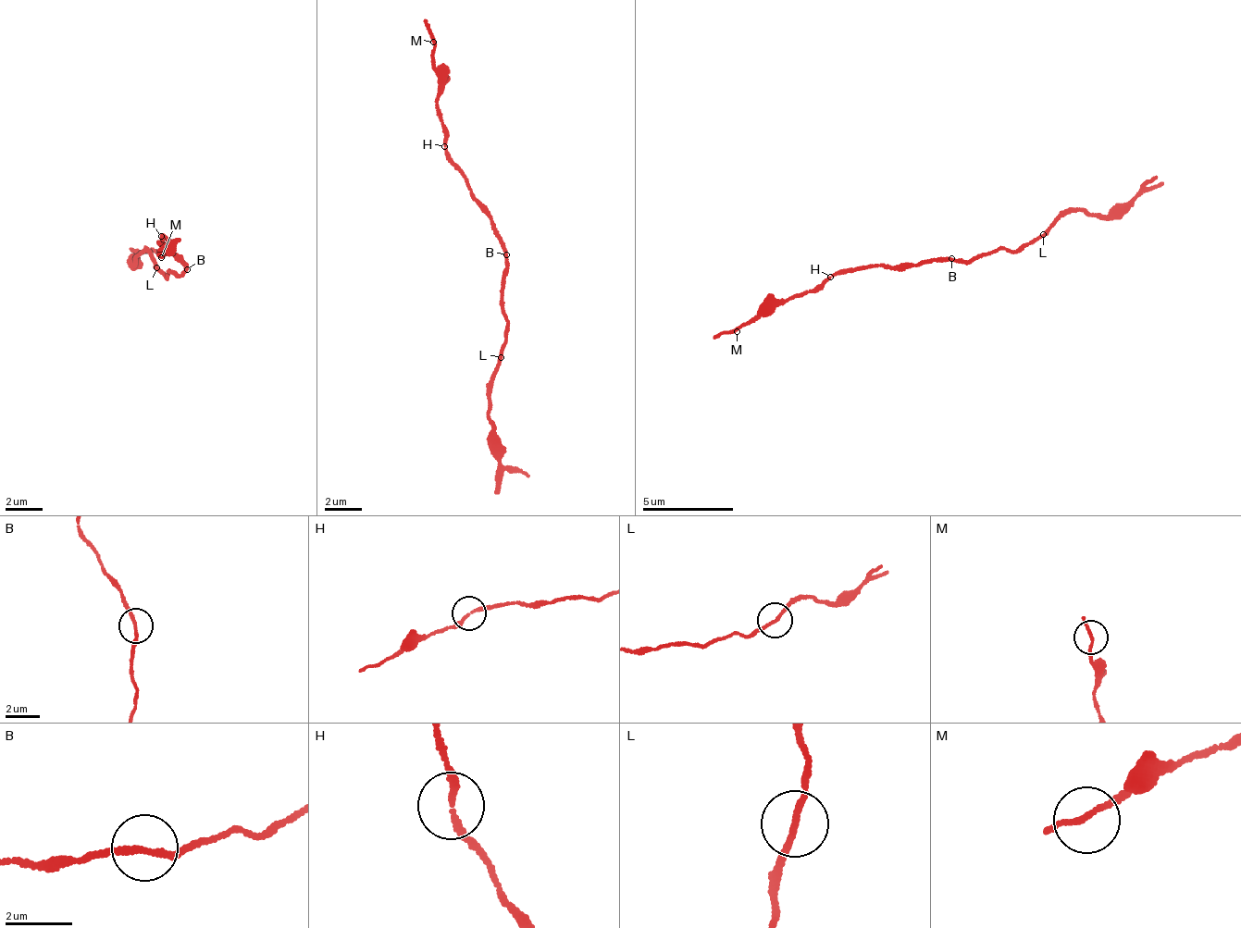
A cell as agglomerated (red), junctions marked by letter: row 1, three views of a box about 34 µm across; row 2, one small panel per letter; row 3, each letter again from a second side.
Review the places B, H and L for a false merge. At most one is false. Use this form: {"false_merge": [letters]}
{"false_merge": []}

